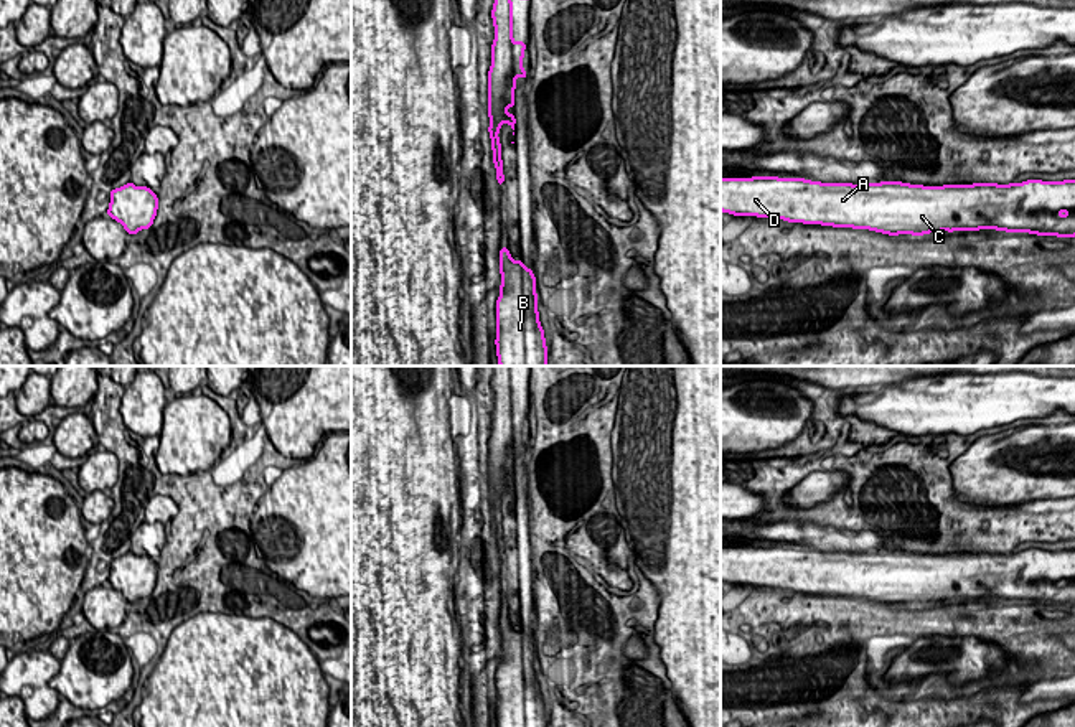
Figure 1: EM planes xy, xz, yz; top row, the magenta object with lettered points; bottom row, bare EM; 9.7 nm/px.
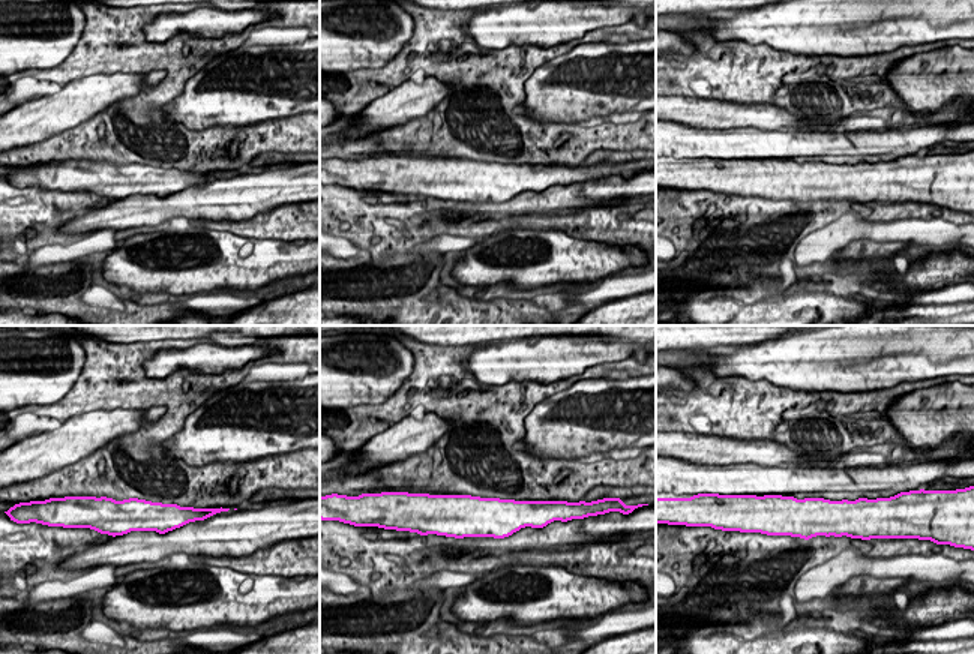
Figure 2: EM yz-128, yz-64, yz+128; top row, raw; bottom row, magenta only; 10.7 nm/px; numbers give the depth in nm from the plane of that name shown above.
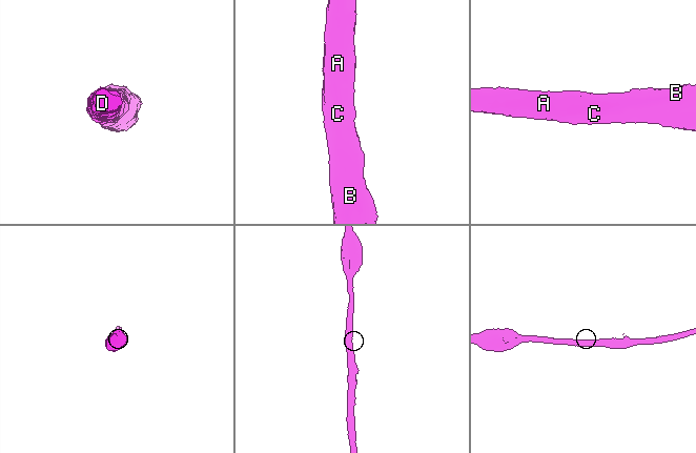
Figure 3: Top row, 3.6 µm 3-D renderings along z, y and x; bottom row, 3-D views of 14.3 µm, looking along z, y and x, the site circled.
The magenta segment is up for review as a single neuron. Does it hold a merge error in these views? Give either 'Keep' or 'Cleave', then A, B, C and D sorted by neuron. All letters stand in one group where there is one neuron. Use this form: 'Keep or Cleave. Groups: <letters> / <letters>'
Keep. Groups: A B C D

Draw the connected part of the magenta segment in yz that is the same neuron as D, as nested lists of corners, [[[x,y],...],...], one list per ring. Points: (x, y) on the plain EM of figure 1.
[[[721,547],[721,580],[889,605],[998,598],[1075,607],[1075,549],[923,556]]]

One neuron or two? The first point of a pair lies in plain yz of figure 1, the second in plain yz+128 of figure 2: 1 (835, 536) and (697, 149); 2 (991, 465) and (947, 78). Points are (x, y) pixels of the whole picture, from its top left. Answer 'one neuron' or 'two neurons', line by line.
1: one neuron
2: one neuron

